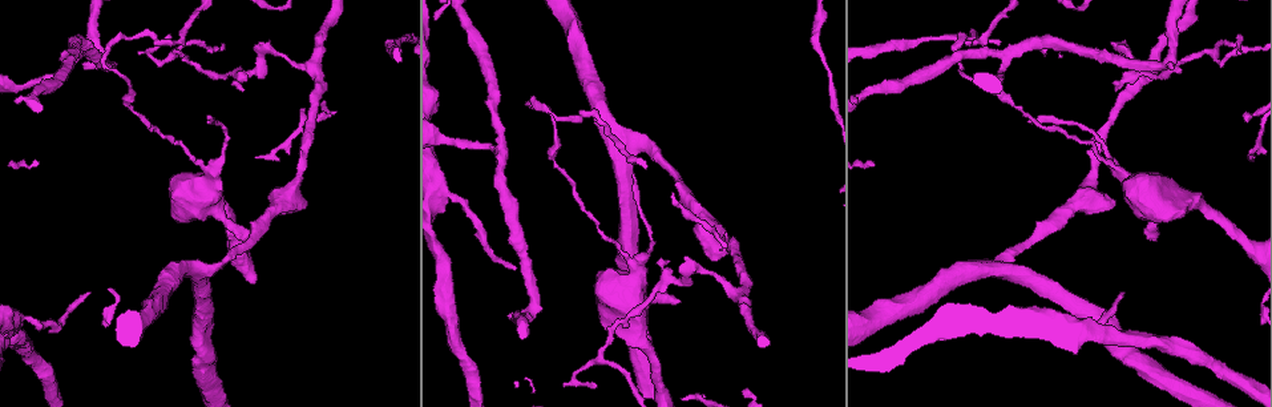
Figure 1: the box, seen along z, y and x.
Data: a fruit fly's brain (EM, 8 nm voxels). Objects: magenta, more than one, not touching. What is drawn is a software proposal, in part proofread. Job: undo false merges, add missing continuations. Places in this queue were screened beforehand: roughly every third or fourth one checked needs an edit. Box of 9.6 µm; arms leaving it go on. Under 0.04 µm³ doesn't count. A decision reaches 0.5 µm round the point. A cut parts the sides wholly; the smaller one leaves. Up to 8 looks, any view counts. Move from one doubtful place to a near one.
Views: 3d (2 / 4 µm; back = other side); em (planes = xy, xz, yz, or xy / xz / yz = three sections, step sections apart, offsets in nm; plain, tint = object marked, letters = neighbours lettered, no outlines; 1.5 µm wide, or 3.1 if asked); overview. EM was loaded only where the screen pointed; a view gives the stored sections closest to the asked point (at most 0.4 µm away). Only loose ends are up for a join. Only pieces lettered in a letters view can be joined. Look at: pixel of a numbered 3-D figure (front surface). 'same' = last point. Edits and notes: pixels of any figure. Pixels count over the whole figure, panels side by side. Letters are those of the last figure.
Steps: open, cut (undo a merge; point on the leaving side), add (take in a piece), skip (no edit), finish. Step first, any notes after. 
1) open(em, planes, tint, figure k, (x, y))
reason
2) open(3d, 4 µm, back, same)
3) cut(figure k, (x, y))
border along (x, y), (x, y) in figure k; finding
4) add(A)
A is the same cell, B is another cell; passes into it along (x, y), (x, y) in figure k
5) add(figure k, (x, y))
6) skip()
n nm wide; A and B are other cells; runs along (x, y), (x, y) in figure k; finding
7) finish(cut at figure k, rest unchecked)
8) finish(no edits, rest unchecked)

open(3d, 4 µm, figure 1, (529, 316))
abrupt turn

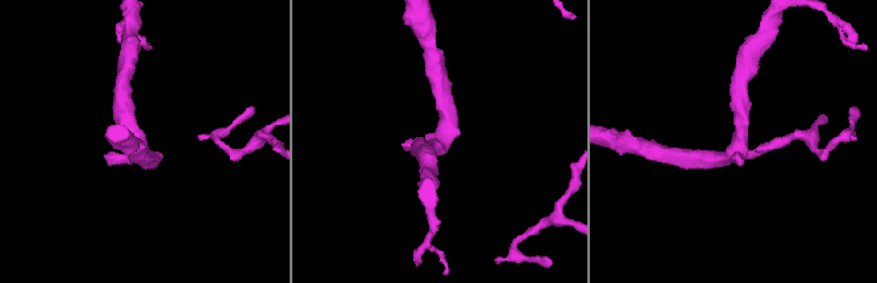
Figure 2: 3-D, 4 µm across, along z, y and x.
open(em, yz, step 8, tint, figure 2, (735, 155))
arms of 240, 260 nm; need the tissue

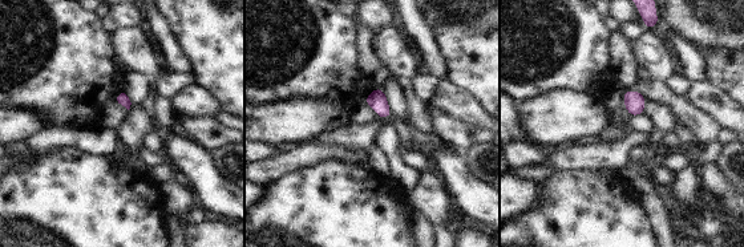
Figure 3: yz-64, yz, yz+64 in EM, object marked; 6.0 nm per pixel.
open(em, xy, step 8, letters, same)
cut it another way

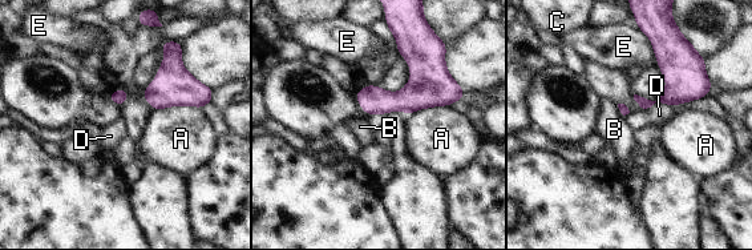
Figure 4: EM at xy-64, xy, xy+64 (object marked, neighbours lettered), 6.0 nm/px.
skip()
A, B, C, D and E are other cells; border along (201, 108), (168, 107), (154, 112) in figure 4; one cell here

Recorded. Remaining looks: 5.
open(3d, 4 µm, back, figure 1, (680, 300))
free end

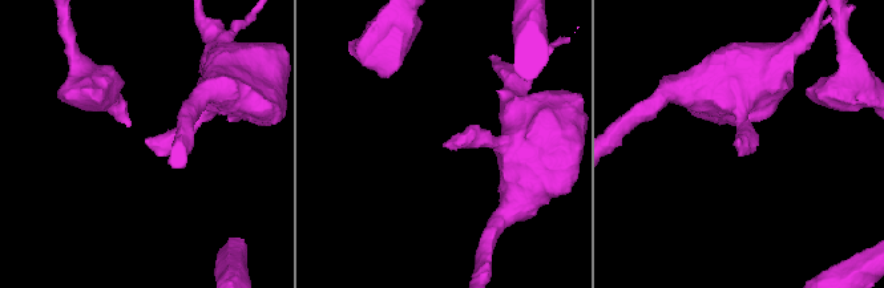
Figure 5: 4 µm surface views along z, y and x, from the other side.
open(em, 3.1 µm, planes, letters, figure 5, (736, 148))
shape alone is not enough

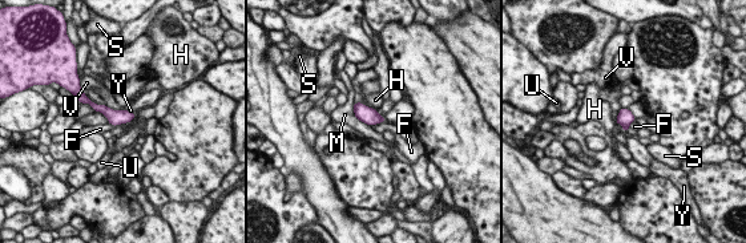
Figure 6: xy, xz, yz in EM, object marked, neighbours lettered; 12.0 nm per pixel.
skip()
190 nm wide; F, H, M, S, U, V and Y are other cells; border along (132, 120), (124, 124), (109, 124) in figure 6; none of them fits

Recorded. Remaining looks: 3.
open(em, planes, letters, figure 1, (498, 150))

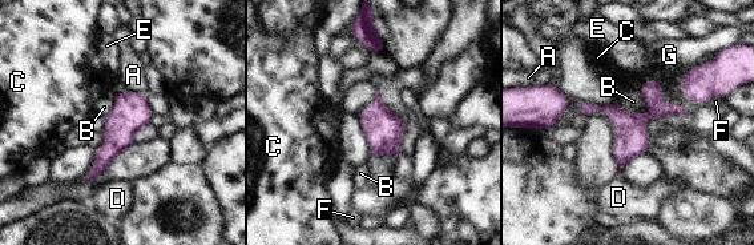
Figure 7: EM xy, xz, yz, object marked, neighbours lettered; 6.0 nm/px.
skip()
190 nm wide; A, B, C, D, E, F and G are other cells; continuous, no second cell

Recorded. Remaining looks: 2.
open(em, planes, letters, figure 1, (245, 89))

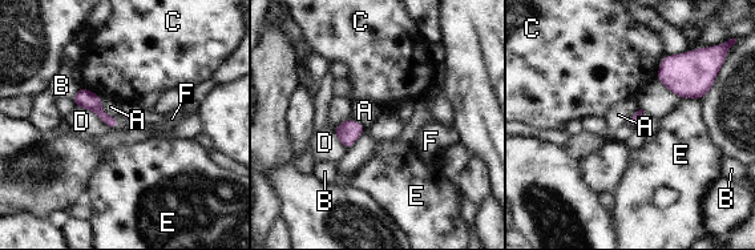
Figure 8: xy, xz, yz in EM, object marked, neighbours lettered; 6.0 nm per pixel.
skip()
A, B, C, D, E and F are other cells; border along (116, 128), (112, 130) in figure 8; no lettered piece goes on from it

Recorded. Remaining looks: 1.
finish(no edits, rest unchecked)

